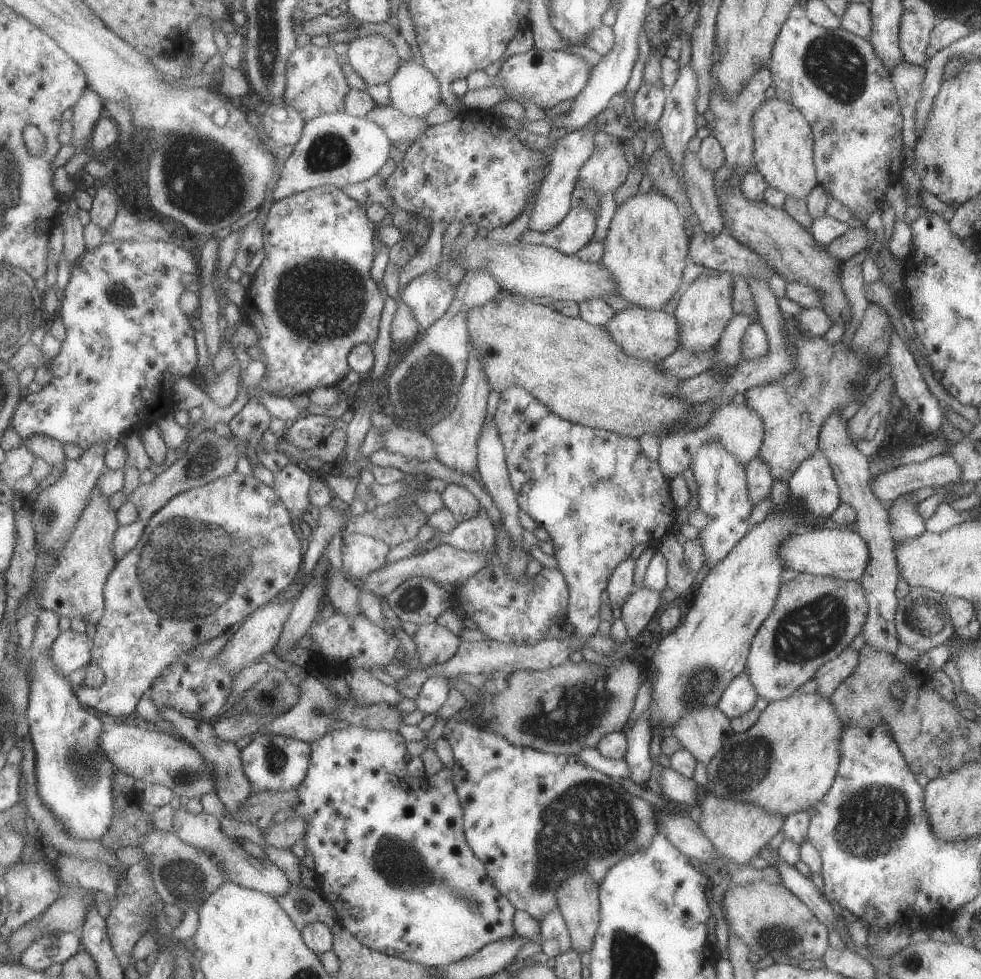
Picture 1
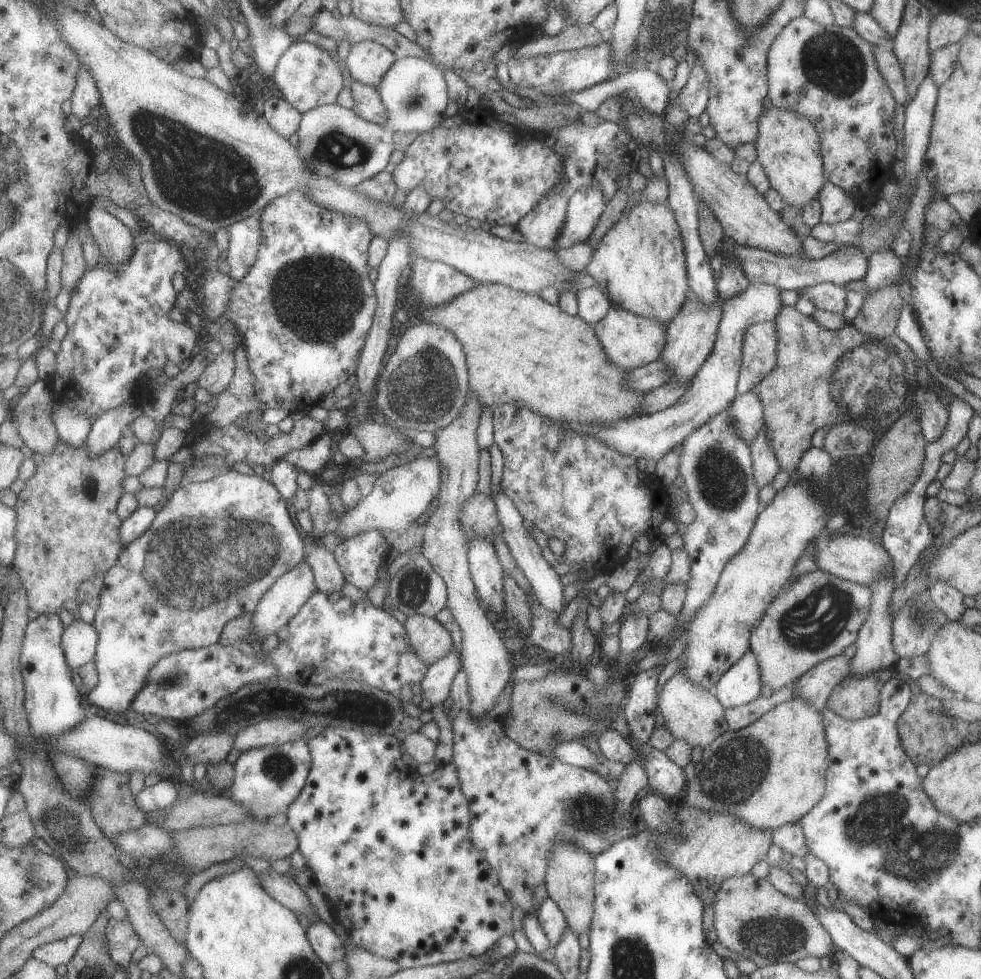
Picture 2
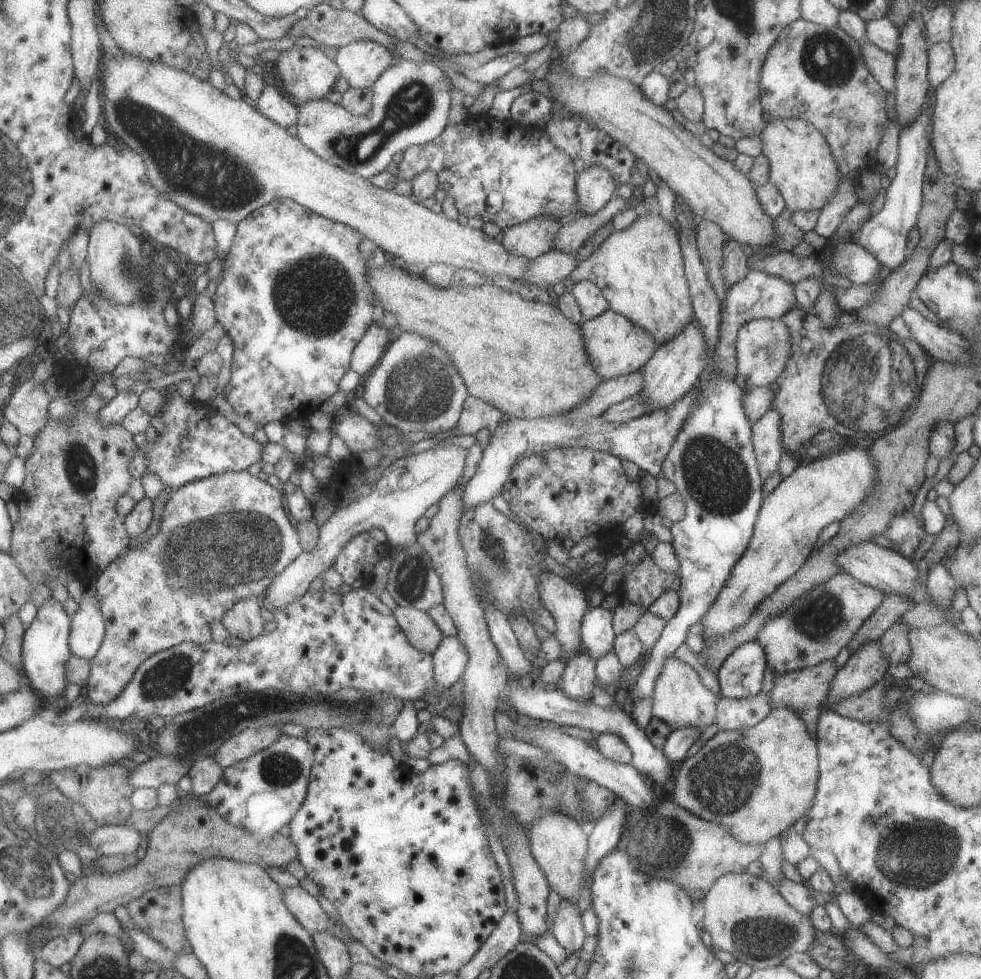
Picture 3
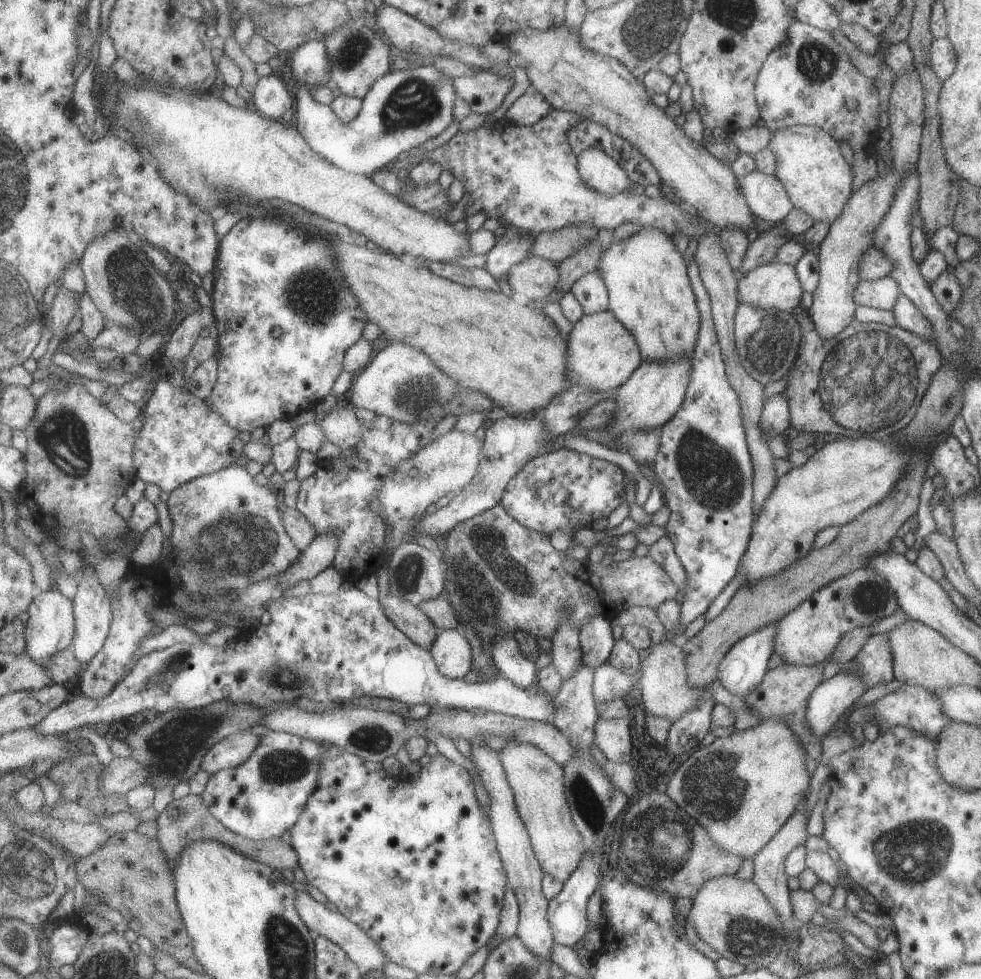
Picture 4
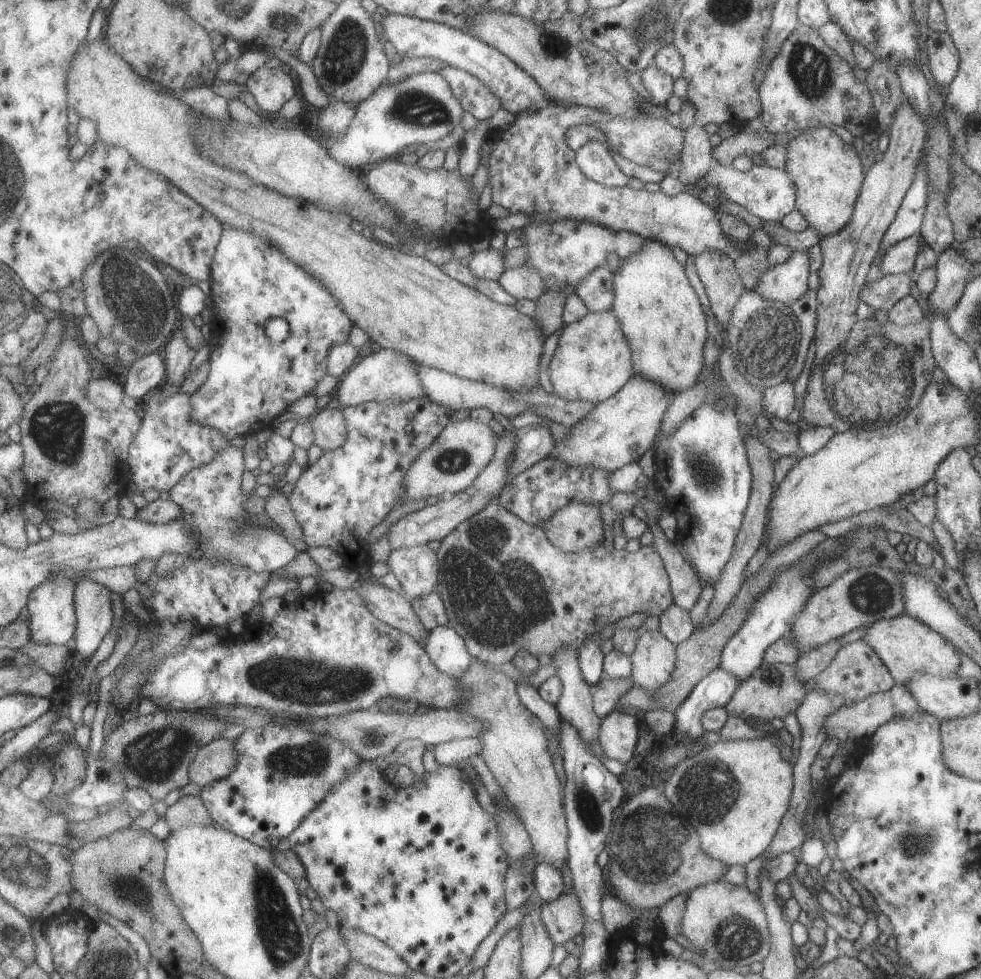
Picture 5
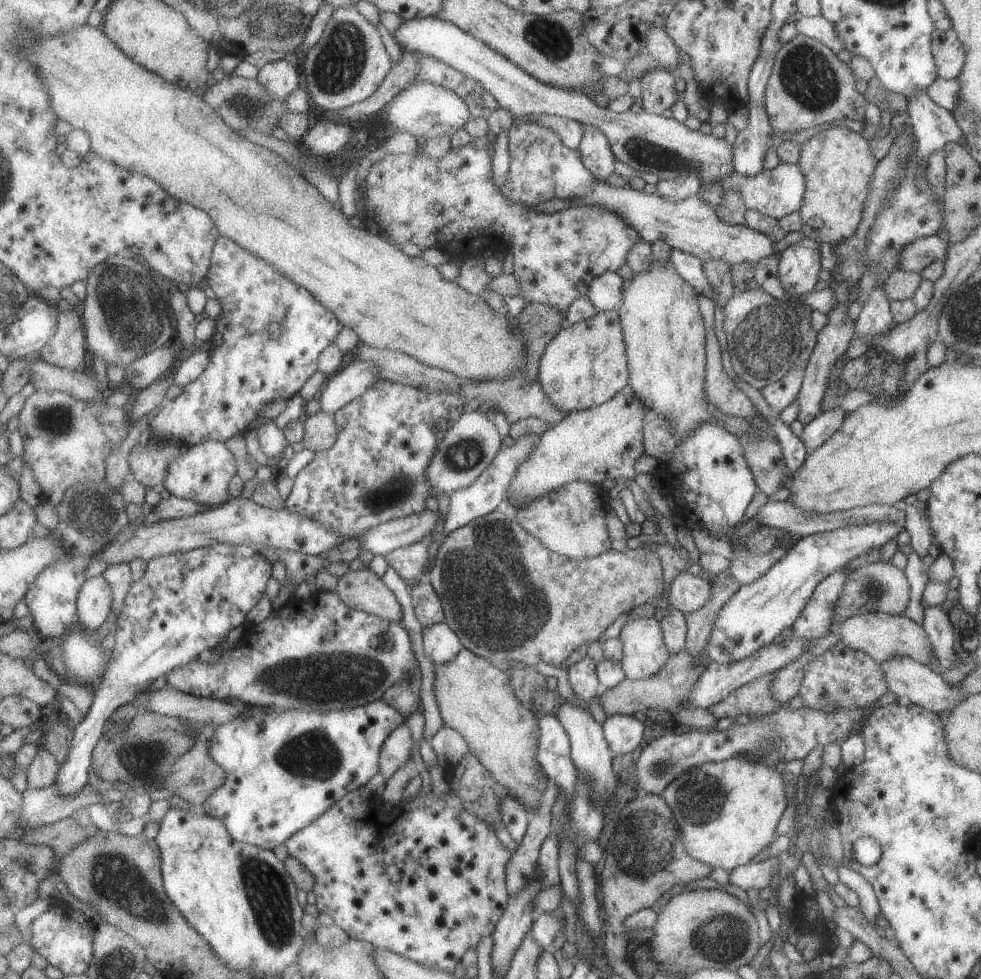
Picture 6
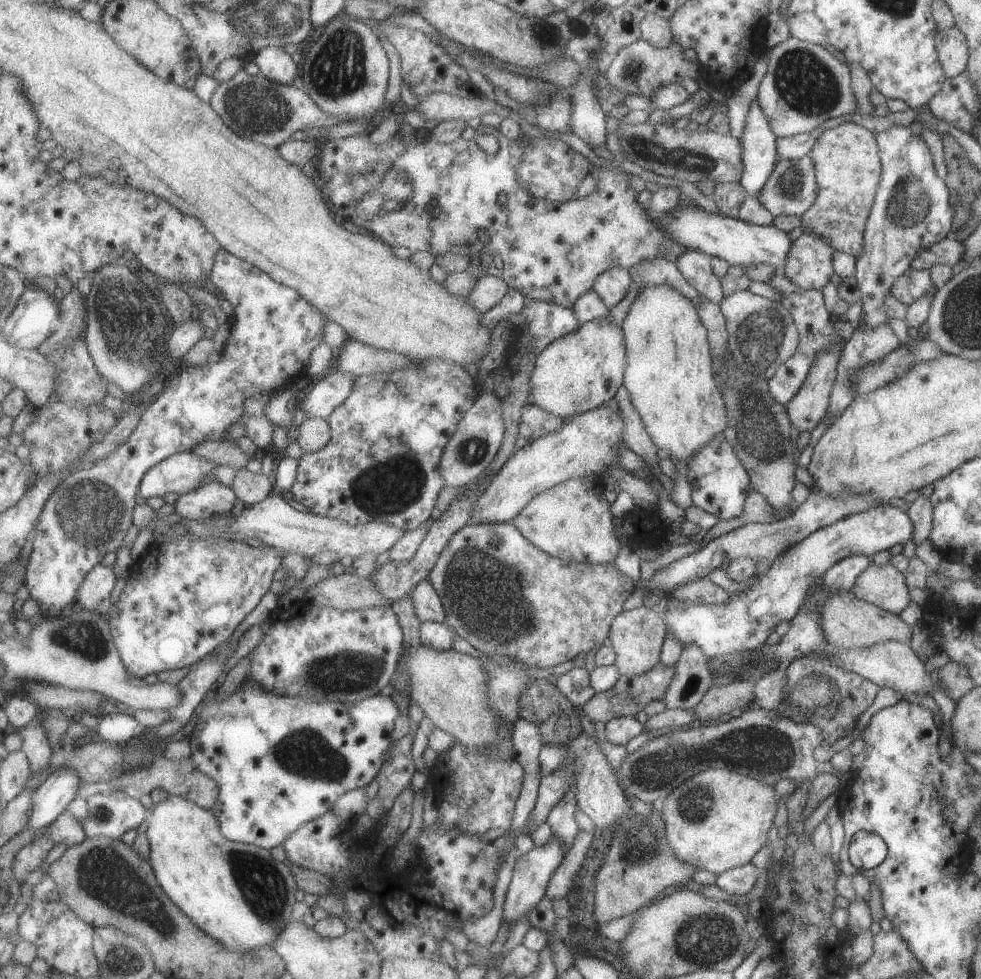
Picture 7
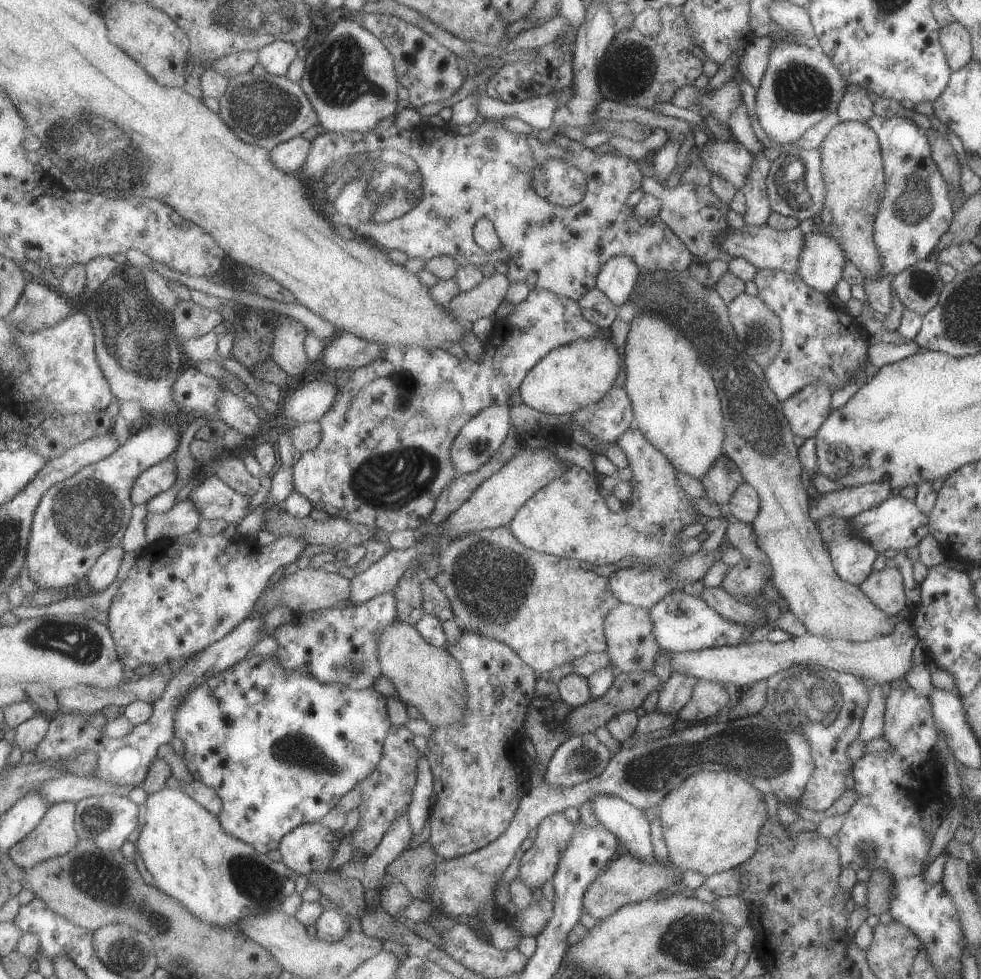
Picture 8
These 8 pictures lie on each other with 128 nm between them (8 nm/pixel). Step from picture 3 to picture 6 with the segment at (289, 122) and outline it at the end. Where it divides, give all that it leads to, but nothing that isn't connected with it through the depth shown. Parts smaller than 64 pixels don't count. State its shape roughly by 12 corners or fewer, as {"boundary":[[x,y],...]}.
{"boundary":[[283,59],[259,70],[271,96],[286,100],[304,85],[300,68]]}

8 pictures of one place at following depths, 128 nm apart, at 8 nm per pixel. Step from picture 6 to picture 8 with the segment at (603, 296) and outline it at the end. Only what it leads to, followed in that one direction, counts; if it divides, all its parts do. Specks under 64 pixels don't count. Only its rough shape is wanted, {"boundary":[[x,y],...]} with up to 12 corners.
{"boundary":[[627,255],[600,268],[595,288],[618,308],[641,270]]}

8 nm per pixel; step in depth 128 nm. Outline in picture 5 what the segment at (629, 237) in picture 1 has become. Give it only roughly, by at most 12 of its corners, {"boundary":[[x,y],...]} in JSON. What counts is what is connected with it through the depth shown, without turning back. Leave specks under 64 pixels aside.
{"boundary":[[658,240],[621,260],[616,314],[633,374],[694,386],[709,336]]}

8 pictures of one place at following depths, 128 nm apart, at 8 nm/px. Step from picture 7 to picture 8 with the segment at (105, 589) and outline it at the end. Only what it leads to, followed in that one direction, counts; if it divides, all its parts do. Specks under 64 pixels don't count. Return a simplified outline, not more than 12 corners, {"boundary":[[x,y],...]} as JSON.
{"boundary":[[122,544],[107,549],[84,584],[95,591],[109,588],[121,570]]}

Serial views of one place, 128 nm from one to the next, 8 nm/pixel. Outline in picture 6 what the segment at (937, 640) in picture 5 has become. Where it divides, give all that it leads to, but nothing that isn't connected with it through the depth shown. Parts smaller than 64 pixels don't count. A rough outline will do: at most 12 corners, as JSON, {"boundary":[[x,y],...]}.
{"boundary":[[860,611],[833,624],[847,648],[875,663],[934,654],[904,615]]}

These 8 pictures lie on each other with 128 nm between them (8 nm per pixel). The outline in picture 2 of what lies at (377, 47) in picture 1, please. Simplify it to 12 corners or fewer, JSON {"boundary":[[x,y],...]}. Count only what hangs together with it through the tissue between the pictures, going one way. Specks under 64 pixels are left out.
{"boundary":[[373,40],[351,46],[353,80],[379,87],[395,52]]}

